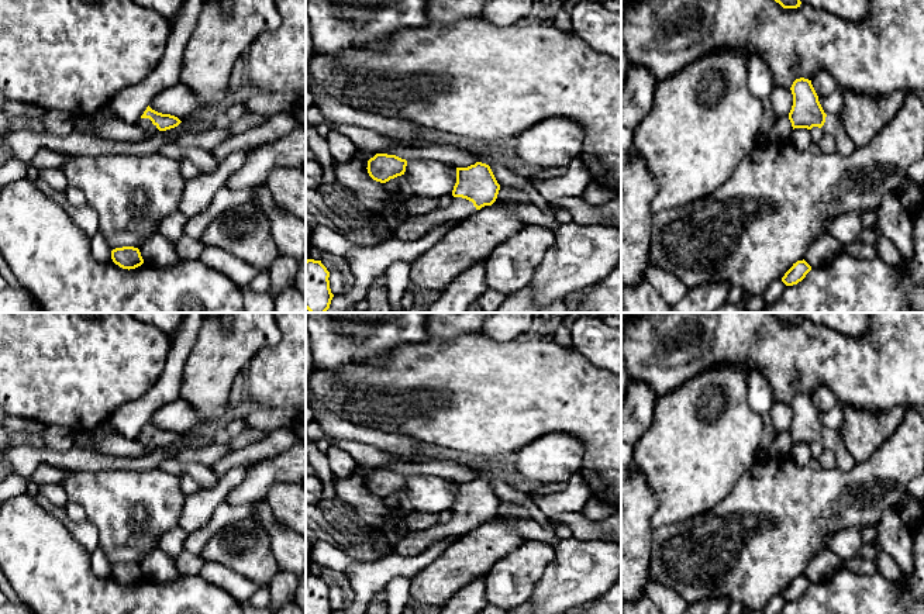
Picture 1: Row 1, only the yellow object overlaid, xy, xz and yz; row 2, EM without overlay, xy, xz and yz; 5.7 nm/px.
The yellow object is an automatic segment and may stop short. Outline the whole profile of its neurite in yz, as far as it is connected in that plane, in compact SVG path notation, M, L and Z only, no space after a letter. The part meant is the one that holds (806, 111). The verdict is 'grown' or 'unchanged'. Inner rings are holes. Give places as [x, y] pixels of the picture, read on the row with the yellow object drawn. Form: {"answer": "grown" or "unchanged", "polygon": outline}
{"answer": "grown", "polygon": "M804 77L796 79L790 90L793 94L793 106L789 113L789 120L793 130L811 130L813 127L818 127L824 134L834 137L835 151L838 154L849 156L856 146L844 131L839 118L824 113L811 80Z"}

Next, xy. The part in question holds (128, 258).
{"answer": "unchanged", "polygon": "M123 246L111 251L111 259L123 269L135 269L144 263L141 252L134 246Z"}

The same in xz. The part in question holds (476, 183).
{"answer": "grown", "polygon": "M476 162L456 168L454 201L447 208L434 208L423 215L408 215L396 230L394 238L416 241L445 221L462 221L485 206L492 206L499 194L497 183L489 165Z"}

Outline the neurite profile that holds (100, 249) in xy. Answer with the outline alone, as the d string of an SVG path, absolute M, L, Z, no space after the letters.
M100 232L92 238L92 253L99 262L113 262L111 249Z

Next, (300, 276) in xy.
M306 258L300 262L297 262L297 273L296 273L296 279L294 279L294 287L306 299Z

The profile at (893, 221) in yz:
M896 190L887 193L878 208L878 228L897 246L901 259L910 262L914 255L913 221Z

